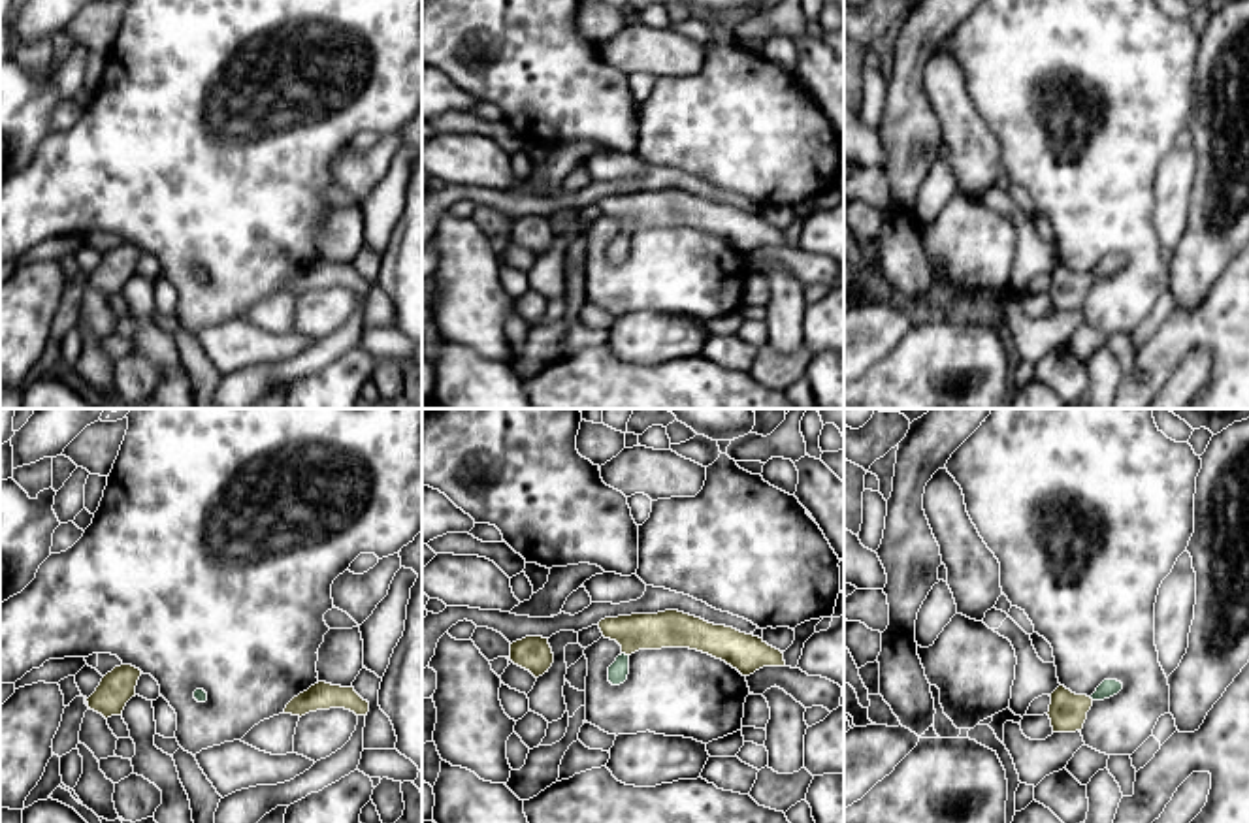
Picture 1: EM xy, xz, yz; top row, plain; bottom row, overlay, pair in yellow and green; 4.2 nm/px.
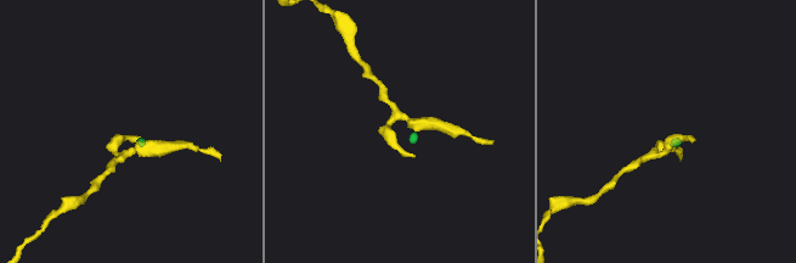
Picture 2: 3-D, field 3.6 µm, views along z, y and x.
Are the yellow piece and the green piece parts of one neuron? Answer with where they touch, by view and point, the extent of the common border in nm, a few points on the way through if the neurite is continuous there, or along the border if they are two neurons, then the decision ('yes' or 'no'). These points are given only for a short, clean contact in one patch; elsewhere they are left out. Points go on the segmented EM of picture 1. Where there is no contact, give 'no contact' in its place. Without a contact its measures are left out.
contact xz (626, 654); length 40 nm; way xz (665, 629), (647, 631), (626, 654), (618, 671); yes

